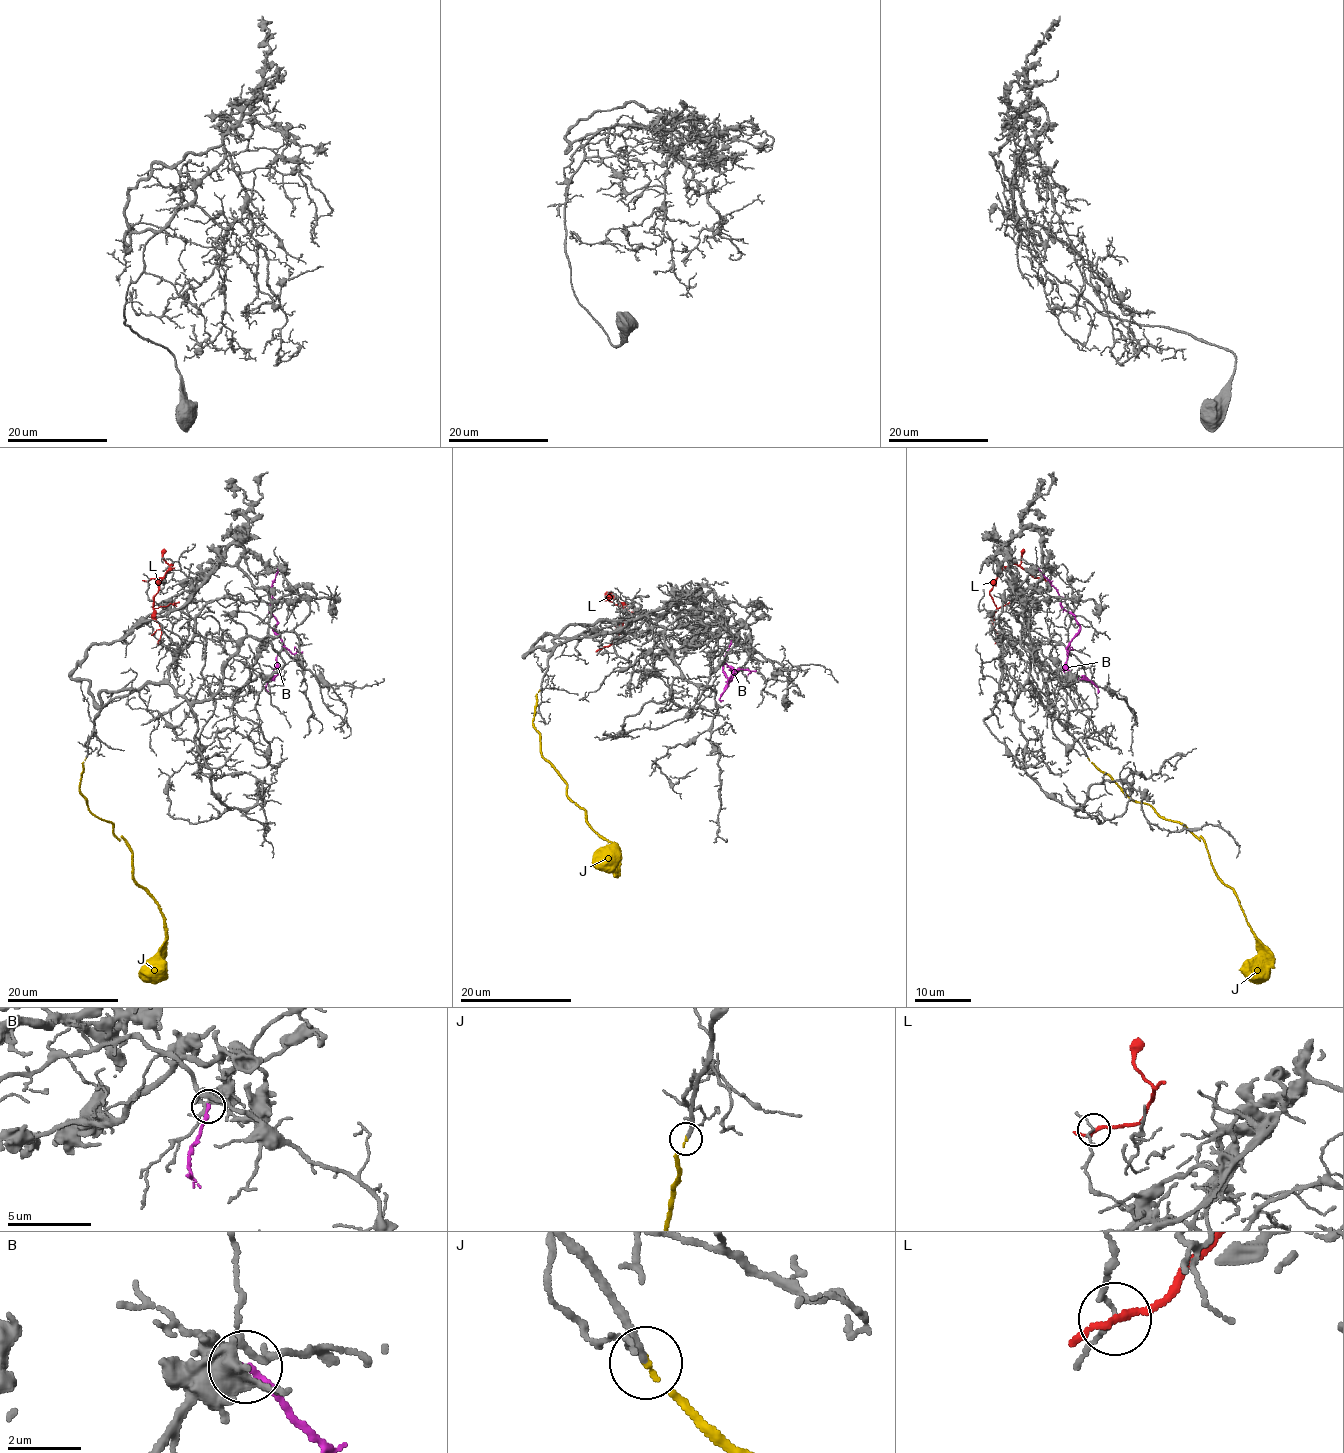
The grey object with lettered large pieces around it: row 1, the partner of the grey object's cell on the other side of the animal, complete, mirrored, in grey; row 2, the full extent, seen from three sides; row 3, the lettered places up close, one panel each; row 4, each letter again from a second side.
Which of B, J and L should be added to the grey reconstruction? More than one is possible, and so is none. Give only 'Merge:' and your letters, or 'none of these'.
Merge: J

